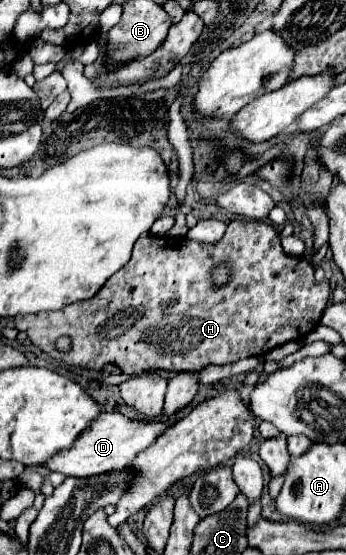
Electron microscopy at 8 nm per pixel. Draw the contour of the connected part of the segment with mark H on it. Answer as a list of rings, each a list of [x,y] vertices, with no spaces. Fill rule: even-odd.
[[[232,221],[224,237],[214,243],[200,243],[188,237],[158,237],[144,233],[138,237],[130,261],[104,283],[104,287],[92,299],[72,303],[60,311],[44,311],[36,315],[16,315],[16,329],[26,331],[30,341],[68,365],[96,369],[112,363],[122,373],[144,371],[200,371],[208,365],[236,363],[246,357],[256,357],[272,351],[288,341],[306,337],[322,319],[322,313],[330,299],[330,281],[316,283],[314,265],[306,257],[286,255],[280,245],[280,237],[272,225],[264,221]],[[228,261],[232,267],[232,279],[224,287],[212,287],[210,269]],[[68,335],[72,339],[72,351],[60,353],[54,343],[58,337]]]

